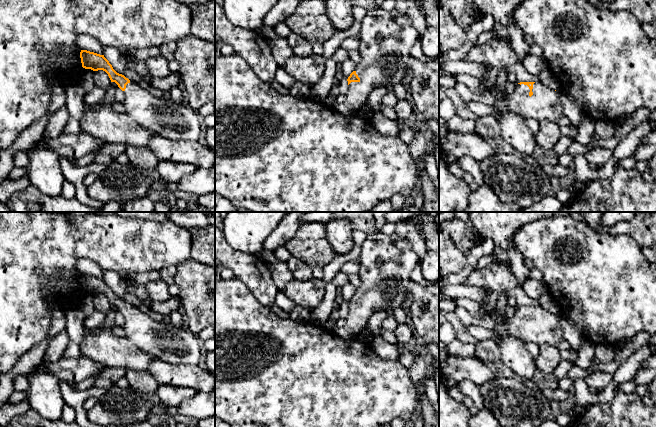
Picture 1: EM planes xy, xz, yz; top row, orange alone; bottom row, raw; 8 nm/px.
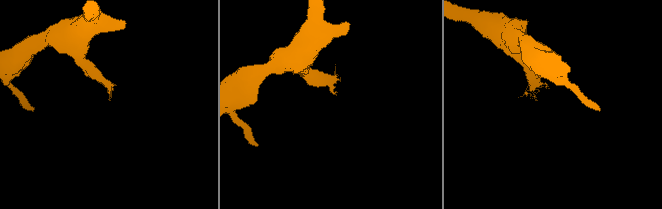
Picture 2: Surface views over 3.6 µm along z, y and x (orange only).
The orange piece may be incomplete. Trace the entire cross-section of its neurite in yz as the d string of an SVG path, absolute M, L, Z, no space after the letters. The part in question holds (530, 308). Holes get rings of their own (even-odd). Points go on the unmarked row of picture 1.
M540 305L520 306L508 321L503 320L503 314L496 316L497 324L493 329L493 339L511 336L524 343L557 346L563 339L563 330L560 328L561 317Z

